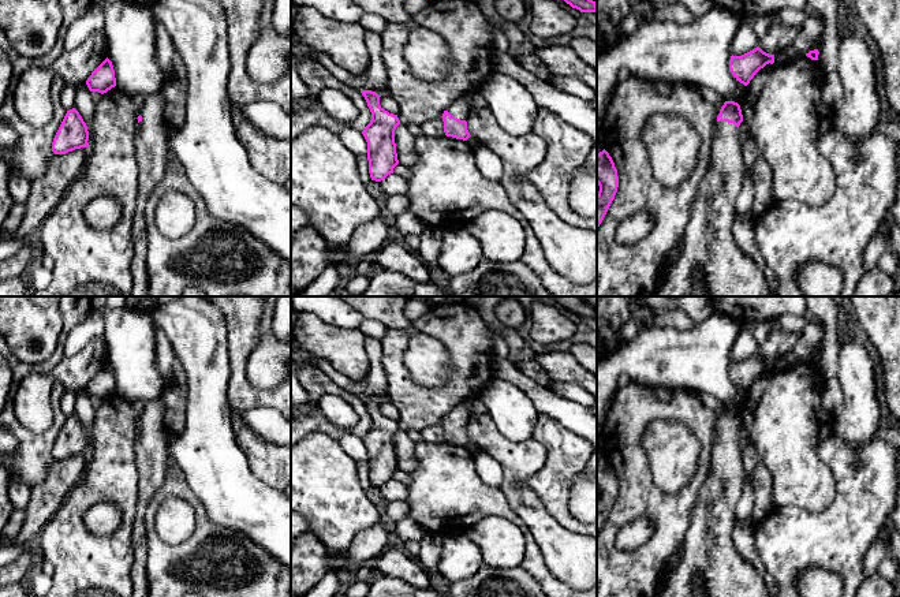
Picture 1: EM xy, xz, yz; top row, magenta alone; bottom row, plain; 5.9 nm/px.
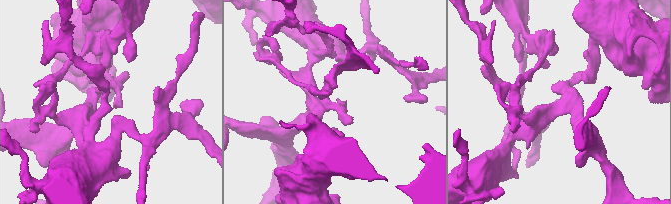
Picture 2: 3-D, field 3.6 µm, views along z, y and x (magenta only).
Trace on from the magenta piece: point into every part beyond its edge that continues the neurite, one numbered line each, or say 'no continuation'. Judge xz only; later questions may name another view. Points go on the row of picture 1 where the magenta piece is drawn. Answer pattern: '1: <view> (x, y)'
1: xz (460, 107)

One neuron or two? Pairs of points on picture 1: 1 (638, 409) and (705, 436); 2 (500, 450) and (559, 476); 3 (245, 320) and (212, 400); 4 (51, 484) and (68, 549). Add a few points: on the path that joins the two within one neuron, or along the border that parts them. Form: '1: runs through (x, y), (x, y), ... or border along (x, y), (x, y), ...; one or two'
1: runs through (656, 409), (680, 409), (690, 418); one
2: border along (533, 437), (546, 459), (527, 485), (542, 500); two
3: border along (226, 328), (230, 369), (228, 392); two
4: border along (77, 482), (38, 534); two

